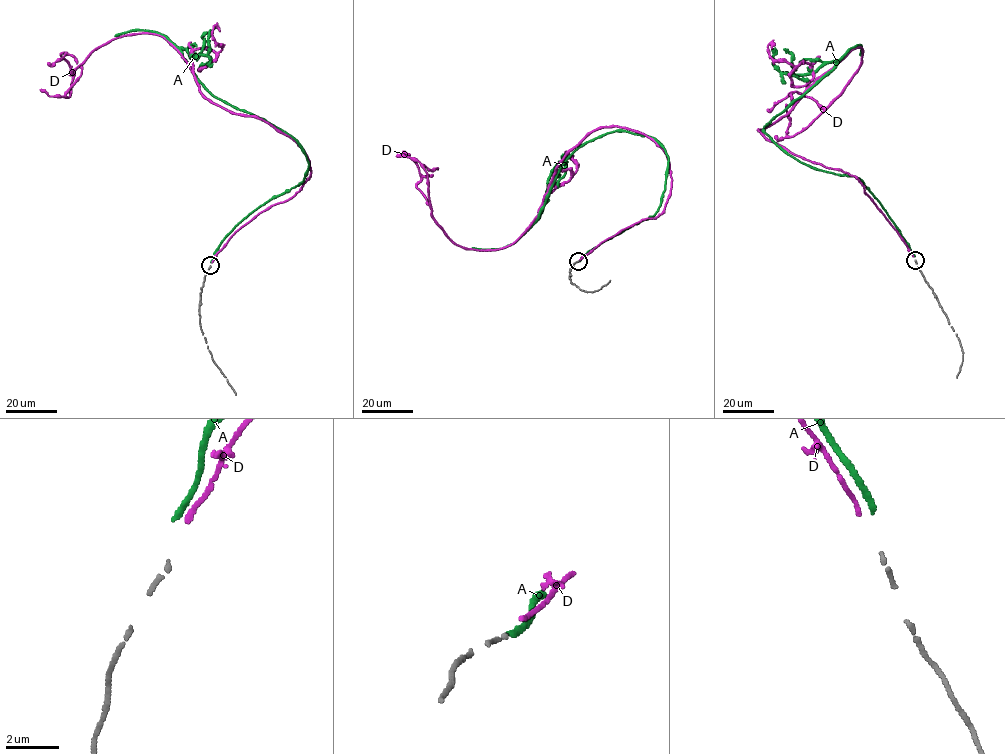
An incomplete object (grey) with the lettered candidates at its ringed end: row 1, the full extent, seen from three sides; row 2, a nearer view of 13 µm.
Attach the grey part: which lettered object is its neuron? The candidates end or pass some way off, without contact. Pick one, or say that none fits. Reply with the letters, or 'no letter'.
D

